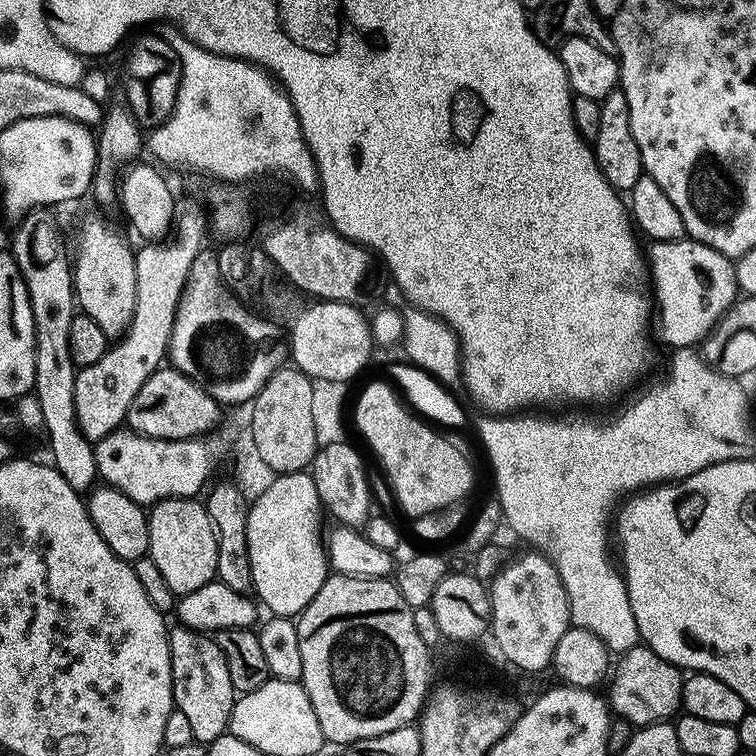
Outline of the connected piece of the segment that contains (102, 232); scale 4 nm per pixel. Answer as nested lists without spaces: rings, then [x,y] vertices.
[[[88,212],[80,220],[72,281],[79,311],[94,318],[109,338],[123,337],[132,325],[136,305],[136,252],[124,241],[123,234],[96,212]]]

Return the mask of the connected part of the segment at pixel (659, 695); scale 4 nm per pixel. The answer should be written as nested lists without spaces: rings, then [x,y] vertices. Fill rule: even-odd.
[[[646,646],[625,655],[623,660],[624,664],[615,665],[616,677],[611,677],[612,689],[606,692],[611,711],[617,717],[620,715],[631,726],[643,726],[675,717],[681,711],[685,681],[681,669],[666,662],[666,658],[658,658],[658,654],[654,654]]]

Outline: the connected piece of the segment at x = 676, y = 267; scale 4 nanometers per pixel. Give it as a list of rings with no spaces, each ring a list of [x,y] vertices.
[[[691,238],[649,243],[646,259],[650,291],[654,297],[654,332],[672,350],[699,345],[738,299],[733,261],[718,254],[718,250]]]

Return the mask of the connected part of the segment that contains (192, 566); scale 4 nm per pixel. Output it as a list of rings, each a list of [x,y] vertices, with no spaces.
[[[173,498],[156,502],[148,512],[148,529],[148,556],[154,566],[158,566],[162,578],[166,578],[166,586],[170,586],[177,597],[190,594],[198,590],[198,586],[206,586],[216,579],[218,542],[208,517],[208,509],[199,499]]]

